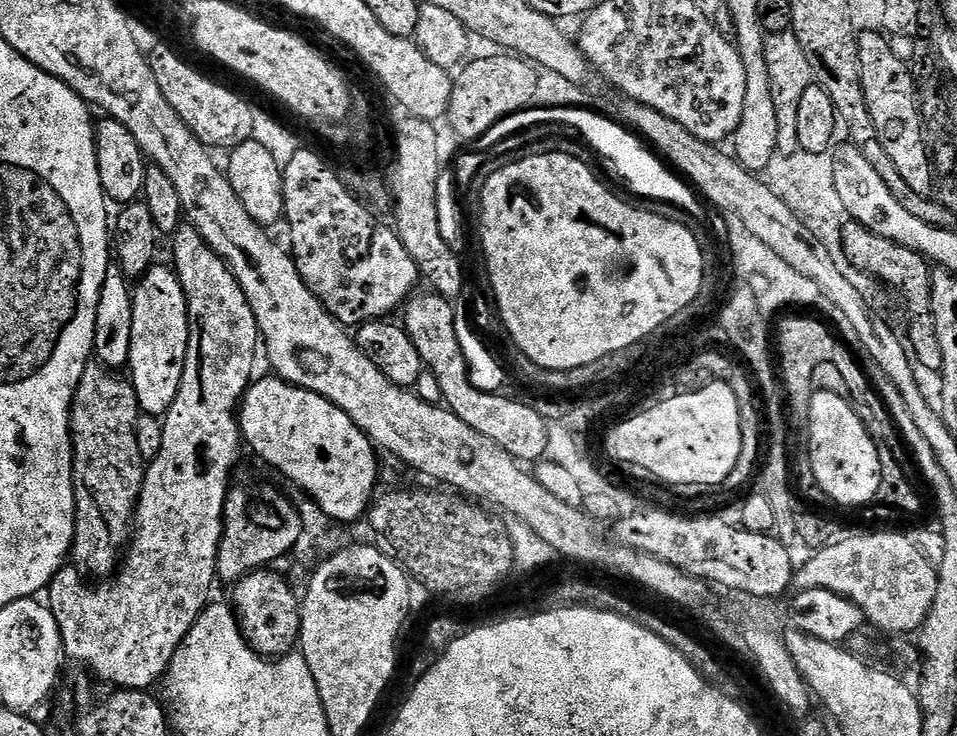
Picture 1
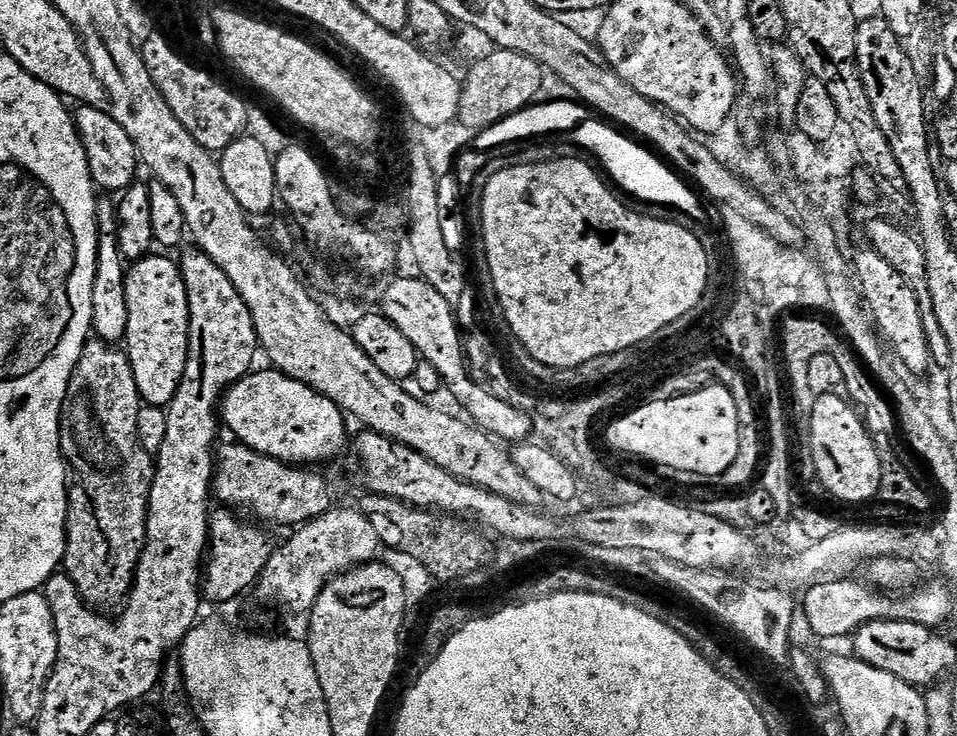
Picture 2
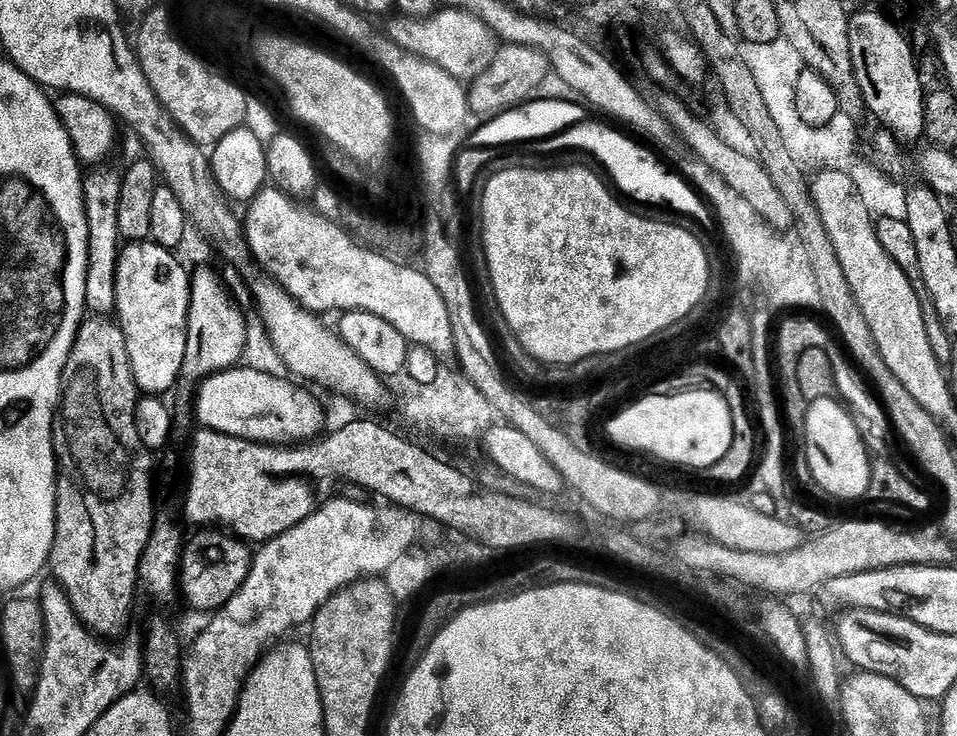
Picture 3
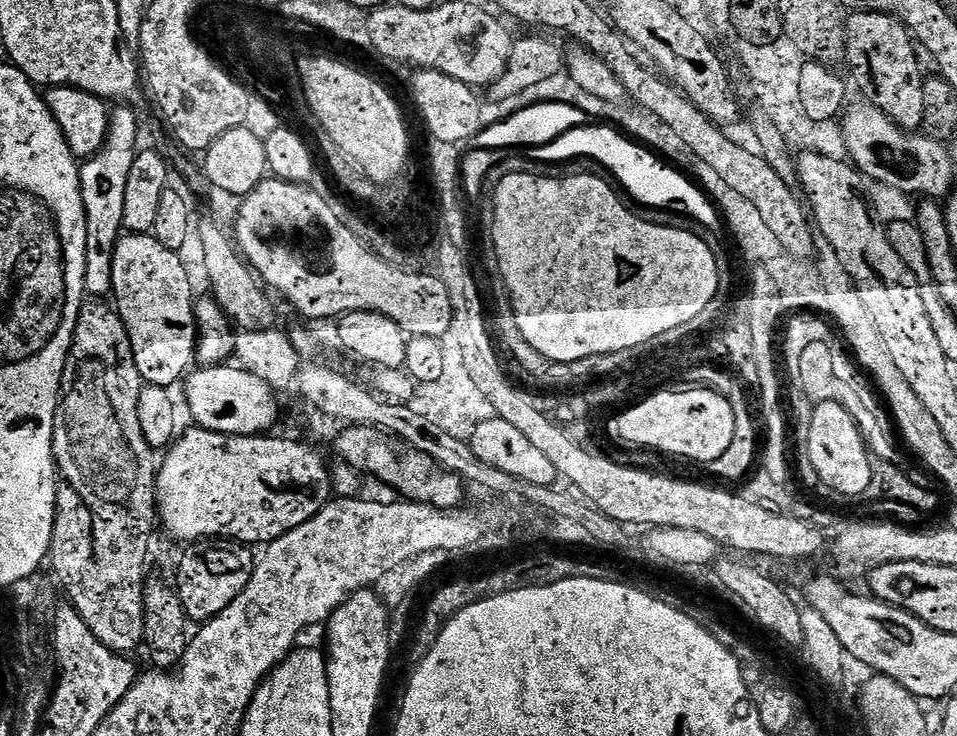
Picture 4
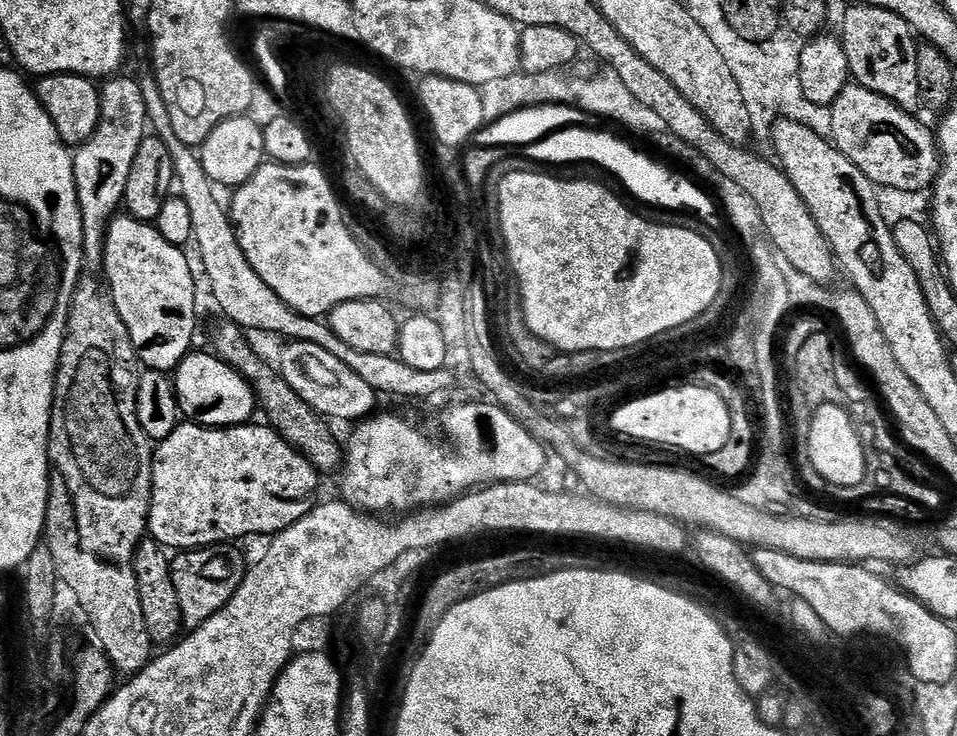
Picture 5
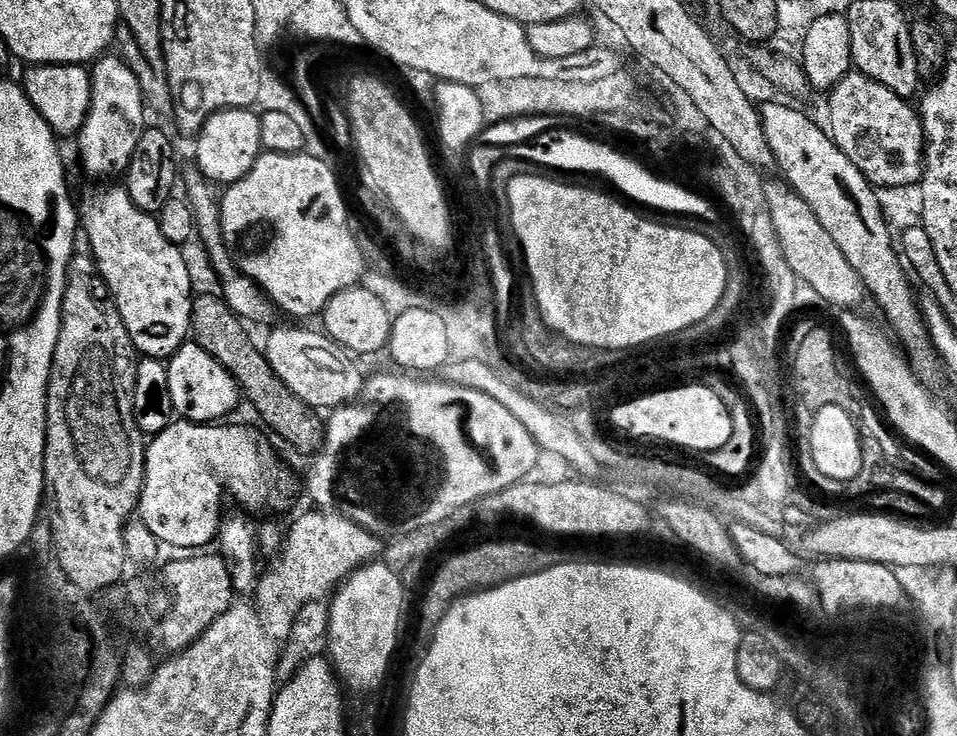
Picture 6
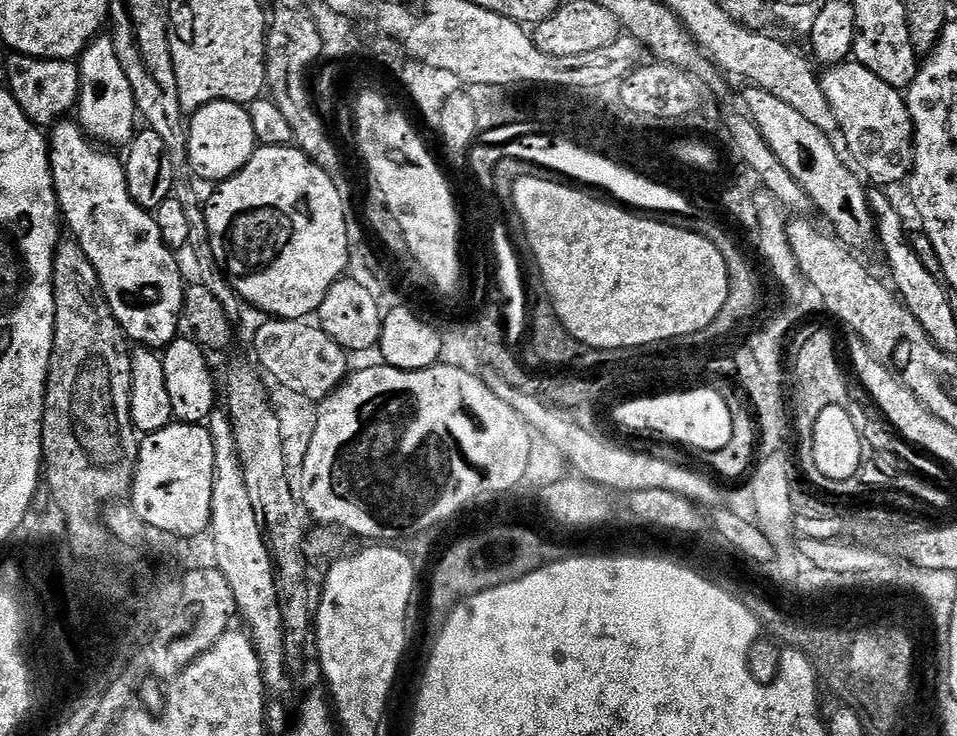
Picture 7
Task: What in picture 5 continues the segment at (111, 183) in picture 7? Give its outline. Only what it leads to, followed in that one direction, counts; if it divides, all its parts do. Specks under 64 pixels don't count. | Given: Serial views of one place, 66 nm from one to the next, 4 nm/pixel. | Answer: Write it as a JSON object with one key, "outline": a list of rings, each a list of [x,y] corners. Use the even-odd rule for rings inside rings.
{"outline":[[[117,214],[108,224],[108,233],[104,239],[103,279],[112,294],[114,306],[118,306],[122,322],[126,322],[137,361],[153,372],[175,373],[179,364],[194,348],[192,339],[196,336],[198,323],[194,306],[195,280],[191,276],[190,258],[186,253],[184,248],[176,248],[166,242],[155,223],[136,220],[127,214]]]}

